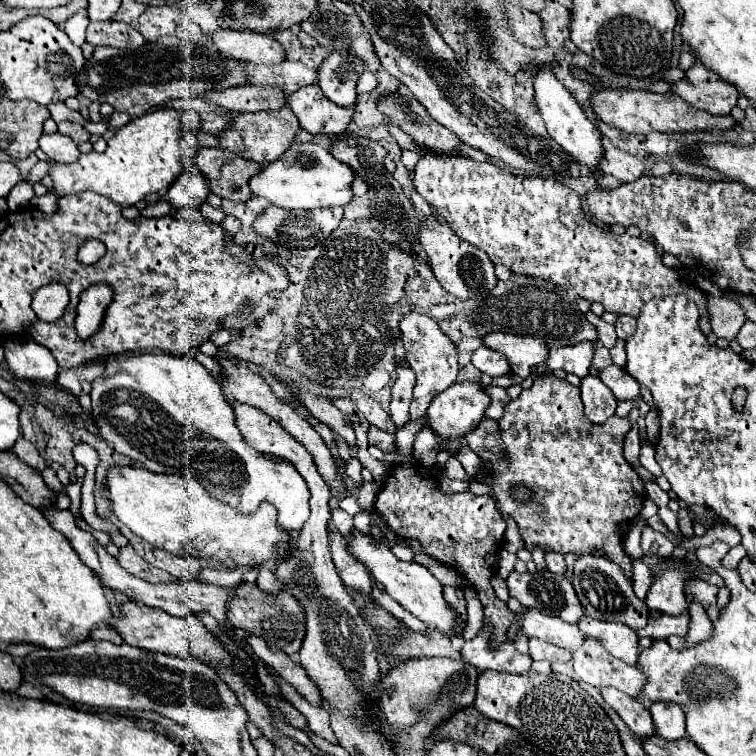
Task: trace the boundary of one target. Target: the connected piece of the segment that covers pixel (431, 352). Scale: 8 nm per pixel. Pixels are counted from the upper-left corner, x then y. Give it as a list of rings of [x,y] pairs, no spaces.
[[[410,312],[400,320],[400,330],[402,330],[404,348],[406,348],[406,360],[416,374],[414,398],[412,398],[412,404],[410,404],[410,418],[418,420],[426,414],[432,398],[456,382],[458,352],[456,352],[456,346],[450,342],[450,338],[428,316]]]

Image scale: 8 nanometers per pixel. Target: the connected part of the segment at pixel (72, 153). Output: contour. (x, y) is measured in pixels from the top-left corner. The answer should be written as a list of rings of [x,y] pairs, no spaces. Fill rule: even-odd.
[[[60,132],[42,134],[38,144],[46,152],[46,156],[54,162],[74,162],[80,156],[76,142],[70,136],[64,136]]]

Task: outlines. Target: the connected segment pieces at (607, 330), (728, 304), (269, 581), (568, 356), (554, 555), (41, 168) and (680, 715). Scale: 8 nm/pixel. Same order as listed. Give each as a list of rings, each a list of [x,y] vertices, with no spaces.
[[[602,320],[602,334],[598,334],[598,339],[600,339],[606,348],[612,348],[617,340],[614,325],[608,324]]]
[[[708,296],[708,314],[714,334],[726,340],[734,340],[740,326],[746,320],[742,308],[736,302],[726,298],[714,298],[714,296]]]
[[[264,564],[260,574],[258,574],[258,580],[256,580],[256,586],[260,586],[260,590],[266,590],[266,594],[274,594],[274,592],[280,592],[284,590],[282,582],[278,582],[276,574],[272,574],[272,566],[270,564]]]
[[[578,342],[574,346],[552,350],[552,360],[548,360],[548,368],[552,370],[564,368],[568,374],[584,378],[588,376],[592,358],[594,358],[594,342]]]
[[[546,552],[544,554],[546,558],[546,566],[552,574],[564,574],[566,572],[566,562],[564,562],[564,556],[558,554],[558,552]]]
[[[38,162],[38,164],[30,170],[28,184],[36,184],[36,182],[40,182],[46,174],[48,174],[48,162]]]
[[[654,702],[650,706],[650,714],[654,718],[658,736],[666,740],[680,740],[686,734],[684,712],[680,706],[674,706],[674,702]]]

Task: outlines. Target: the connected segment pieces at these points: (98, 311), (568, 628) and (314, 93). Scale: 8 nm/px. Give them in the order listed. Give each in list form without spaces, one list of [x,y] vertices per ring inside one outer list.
[[[98,282],[80,296],[74,324],[82,340],[92,338],[100,330],[102,318],[106,314],[106,306],[110,306],[112,302],[112,294],[114,294],[114,288],[108,282]]]
[[[540,610],[524,612],[522,630],[528,638],[538,638],[572,652],[578,650],[578,646],[582,646],[584,642],[584,634],[578,630],[576,624],[562,622],[562,618],[546,616]]]
[[[310,84],[288,96],[288,104],[298,116],[300,126],[312,134],[338,136],[346,130],[354,116],[354,106],[334,106],[334,102],[324,98],[322,88],[318,84]]]

